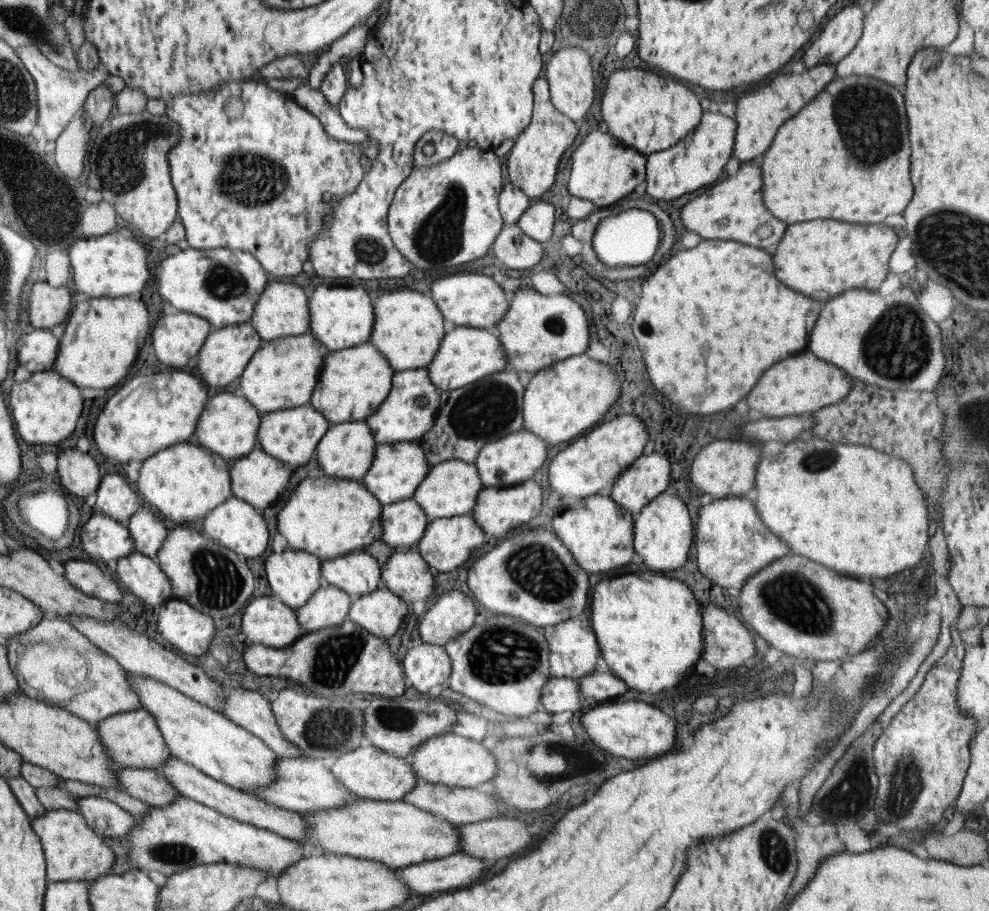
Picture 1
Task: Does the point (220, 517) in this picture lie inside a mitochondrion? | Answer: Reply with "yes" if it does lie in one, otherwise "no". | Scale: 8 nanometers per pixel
no

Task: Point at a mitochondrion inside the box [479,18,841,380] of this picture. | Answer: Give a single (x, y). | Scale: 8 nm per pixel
(554, 325)

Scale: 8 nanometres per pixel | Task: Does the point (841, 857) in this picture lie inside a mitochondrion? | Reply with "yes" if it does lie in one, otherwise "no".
no

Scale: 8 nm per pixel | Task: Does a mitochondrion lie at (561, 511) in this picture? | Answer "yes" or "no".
no

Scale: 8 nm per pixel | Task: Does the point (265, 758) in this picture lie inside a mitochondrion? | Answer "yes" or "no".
no

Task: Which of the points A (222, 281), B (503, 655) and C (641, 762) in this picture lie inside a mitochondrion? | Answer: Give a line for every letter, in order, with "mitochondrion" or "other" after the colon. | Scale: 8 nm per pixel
A: mitochondrion
B: mitochondrion
C: other

